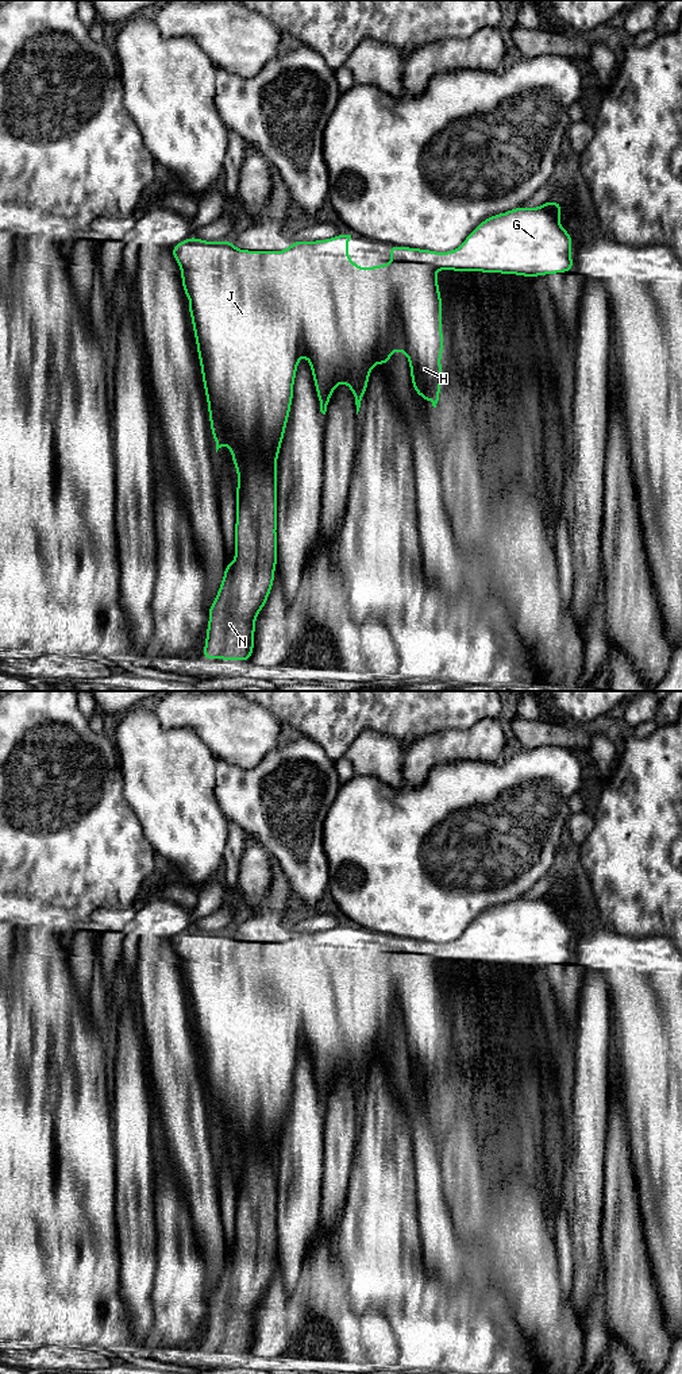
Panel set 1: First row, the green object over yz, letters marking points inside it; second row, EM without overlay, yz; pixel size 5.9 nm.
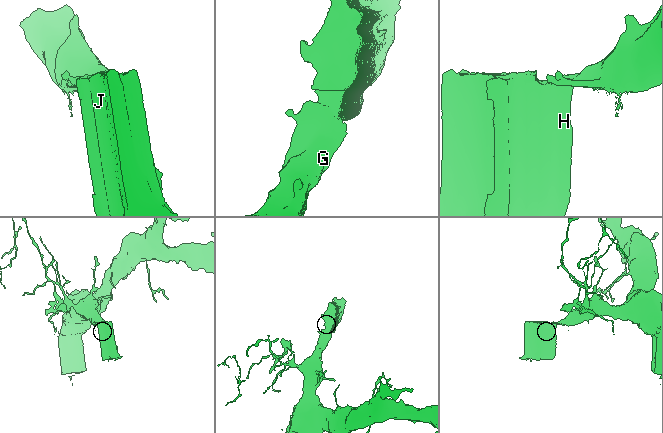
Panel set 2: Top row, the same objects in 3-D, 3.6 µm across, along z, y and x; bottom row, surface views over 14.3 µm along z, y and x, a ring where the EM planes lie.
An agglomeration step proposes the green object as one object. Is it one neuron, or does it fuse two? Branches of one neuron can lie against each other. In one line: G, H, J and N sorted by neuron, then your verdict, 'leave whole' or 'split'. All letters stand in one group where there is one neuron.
groups G H J / N; split

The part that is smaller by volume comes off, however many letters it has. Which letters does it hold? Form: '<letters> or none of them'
N

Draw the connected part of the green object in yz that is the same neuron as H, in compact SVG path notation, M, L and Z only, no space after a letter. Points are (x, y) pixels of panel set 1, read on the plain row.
M547 892L537 899L519 898L485 910L452 942L438 943L390 935L389 946L394 952L374 958L358 958L348 949L351 926L342 925L327 931L294 931L284 942L239 941L234 938L232 931L207 933L194 927L174 935L172 945L181 960L184 984L190 989L188 999L216 1143L227 1135L234 1158L240 1163L253 1139L259 1138L277 1159L293 1092L297 1057L303 1046L311 1055L323 1105L327 1103L334 1080L340 1074L350 1077L358 1105L374 1055L389 1057L393 1042L401 1042L408 1047L413 1081L427 1093L431 1091L436 1099L443 1069L442 987L436 962L479 962L521 968L569 964L574 960L573 929L560 916L560 907L559 892Z

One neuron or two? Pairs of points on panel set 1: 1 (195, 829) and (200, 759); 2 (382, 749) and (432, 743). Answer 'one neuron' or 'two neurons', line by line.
1: one neuron
2: two neurons

